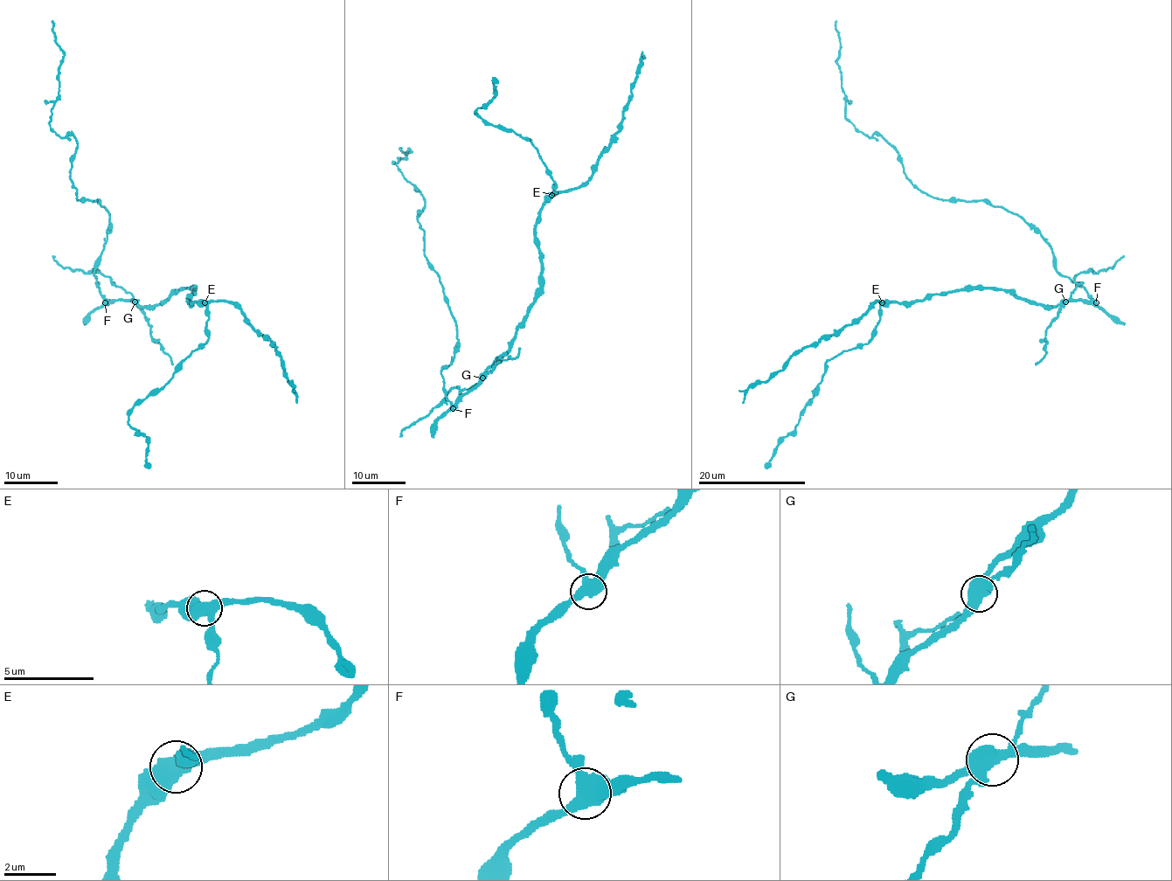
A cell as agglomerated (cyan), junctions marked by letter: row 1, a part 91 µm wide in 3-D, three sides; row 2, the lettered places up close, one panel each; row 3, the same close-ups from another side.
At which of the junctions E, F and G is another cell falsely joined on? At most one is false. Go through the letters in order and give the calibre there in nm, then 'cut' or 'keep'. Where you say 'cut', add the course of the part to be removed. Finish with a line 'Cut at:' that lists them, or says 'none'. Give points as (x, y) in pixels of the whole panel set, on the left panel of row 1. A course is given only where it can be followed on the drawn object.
E: 500 nm | keep
F: 550 nm | keep
G: 550 nm | cut | (135, 301), (130, 294), (100, 272), (63, 267), (52, 256)
Cut at: G

